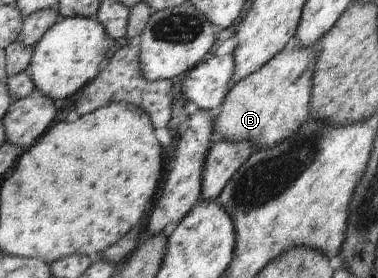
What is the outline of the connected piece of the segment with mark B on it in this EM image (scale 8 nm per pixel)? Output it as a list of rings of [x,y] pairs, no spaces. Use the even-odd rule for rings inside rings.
[[[292,44],[261,66],[254,74],[232,85],[219,108],[219,114],[213,120],[213,132],[220,134],[224,141],[234,143],[250,141],[260,149],[279,145],[296,134],[296,131],[310,119],[311,80],[316,58],[317,52],[312,46],[301,47],[298,44]]]

